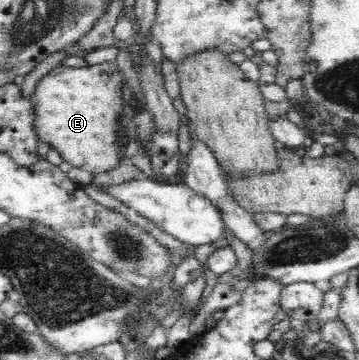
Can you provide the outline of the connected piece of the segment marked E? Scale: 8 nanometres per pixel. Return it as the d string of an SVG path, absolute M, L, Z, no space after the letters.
M111 63L51 69L39 80L30 96L38 141L49 143L72 167L79 167L93 175L127 161L121 159L117 141L117 119L123 109L121 83L123 75Z

